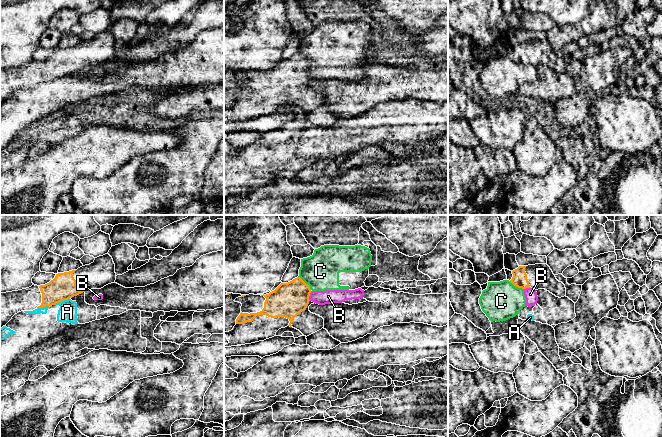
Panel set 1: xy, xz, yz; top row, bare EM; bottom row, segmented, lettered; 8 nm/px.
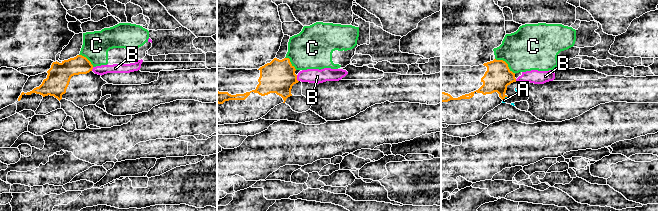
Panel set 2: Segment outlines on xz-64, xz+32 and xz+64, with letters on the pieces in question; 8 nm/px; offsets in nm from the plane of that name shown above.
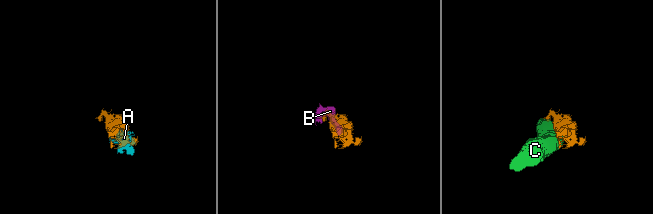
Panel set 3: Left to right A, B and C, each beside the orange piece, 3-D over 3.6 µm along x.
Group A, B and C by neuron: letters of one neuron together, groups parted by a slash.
A / B C

